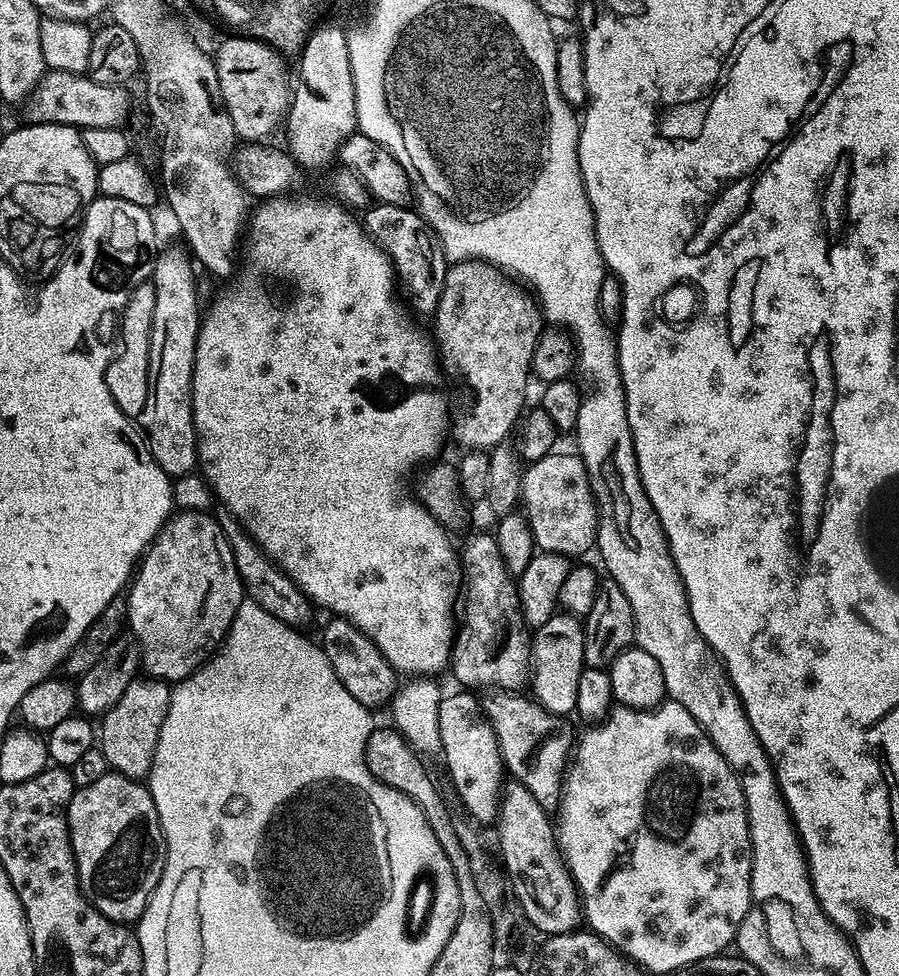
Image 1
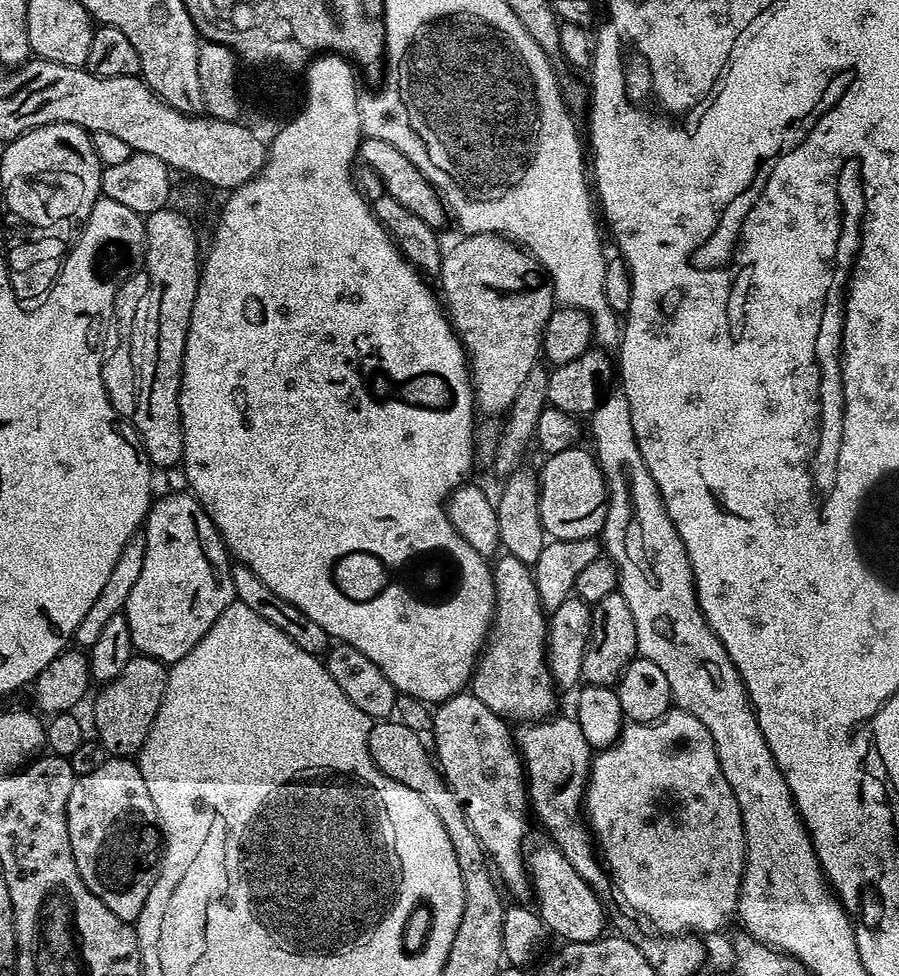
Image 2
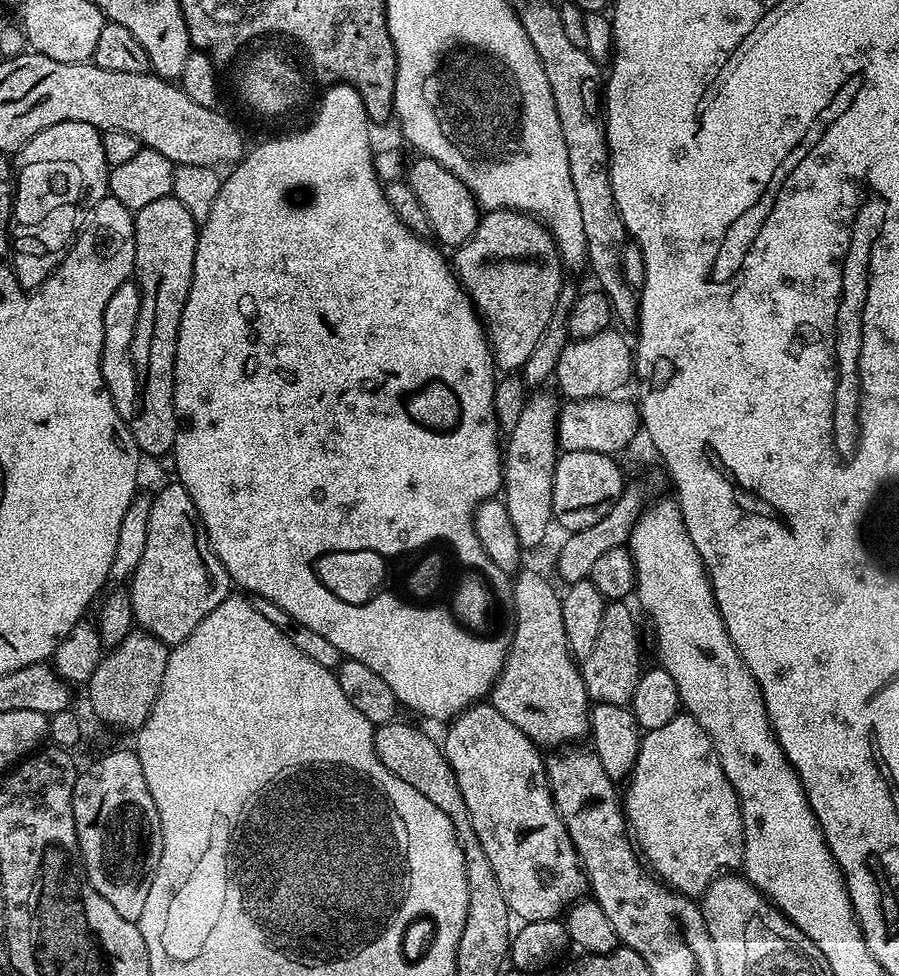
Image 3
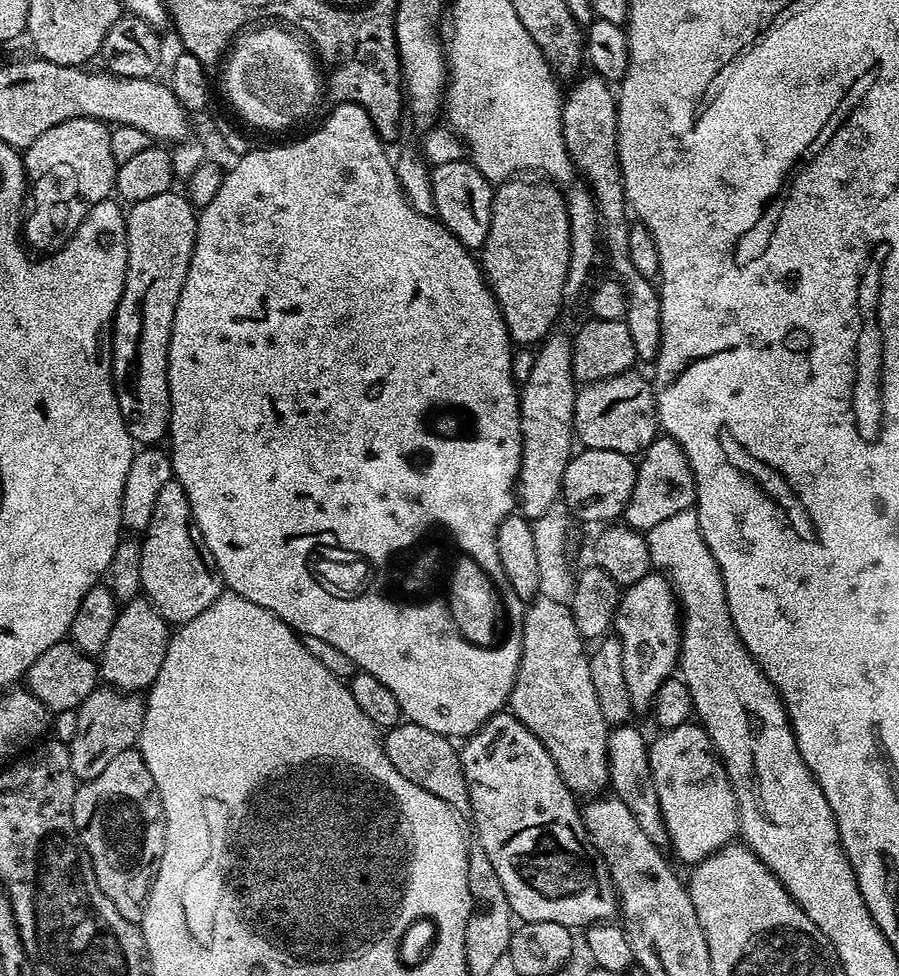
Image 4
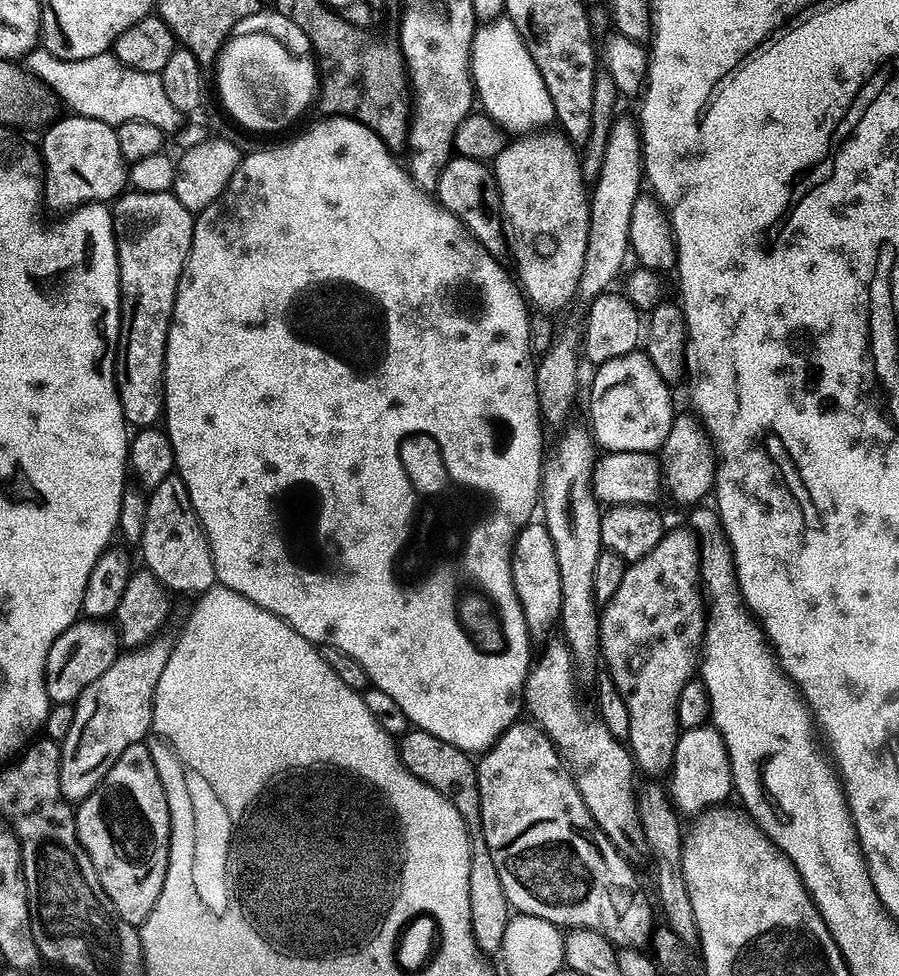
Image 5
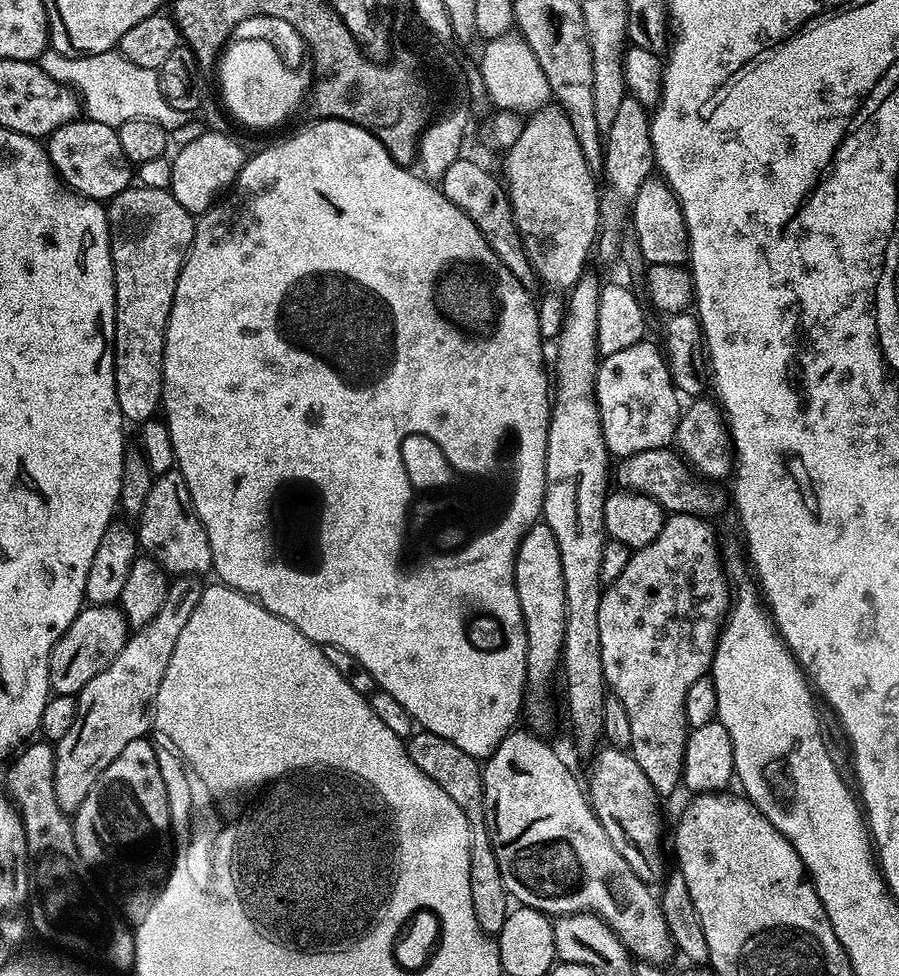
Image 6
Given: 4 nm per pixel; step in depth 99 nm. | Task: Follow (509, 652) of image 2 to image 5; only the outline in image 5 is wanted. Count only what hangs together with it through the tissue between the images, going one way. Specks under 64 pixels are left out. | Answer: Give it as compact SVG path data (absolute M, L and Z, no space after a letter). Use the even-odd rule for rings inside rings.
M563 639L552 640L544 648L544 653L535 657L528 673L528 681L524 683L524 708L533 721L552 739L556 751L560 753L560 759L564 761L568 771L572 774L572 780L576 784L578 794L582 794L582 802L586 802L586 810L598 822L602 831L614 842L621 842L629 836L630 839L639 841L640 819L636 809L636 792L634 779L632 780L632 768L634 761L631 751L621 741L606 730L606 726L600 721L595 707L584 705L580 692L576 689L577 665L571 649Z

